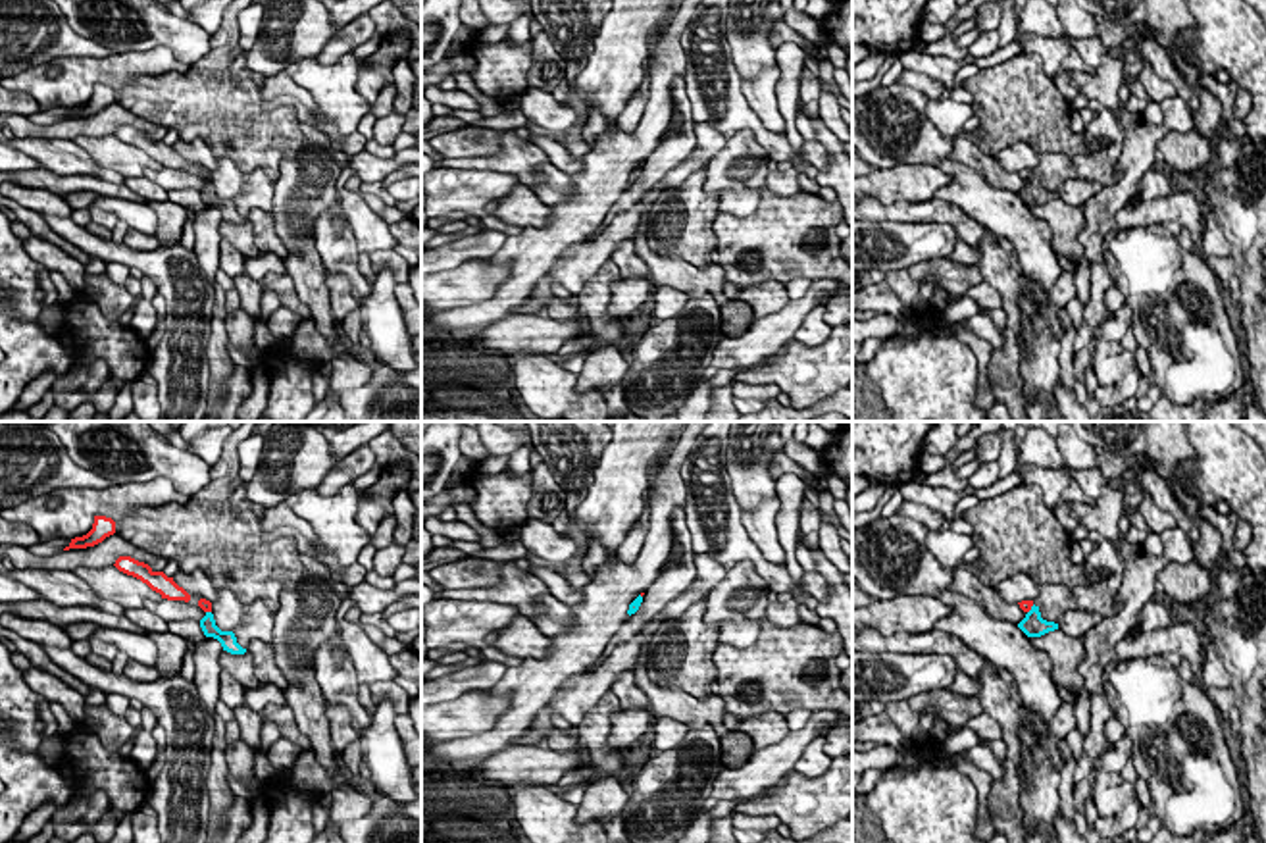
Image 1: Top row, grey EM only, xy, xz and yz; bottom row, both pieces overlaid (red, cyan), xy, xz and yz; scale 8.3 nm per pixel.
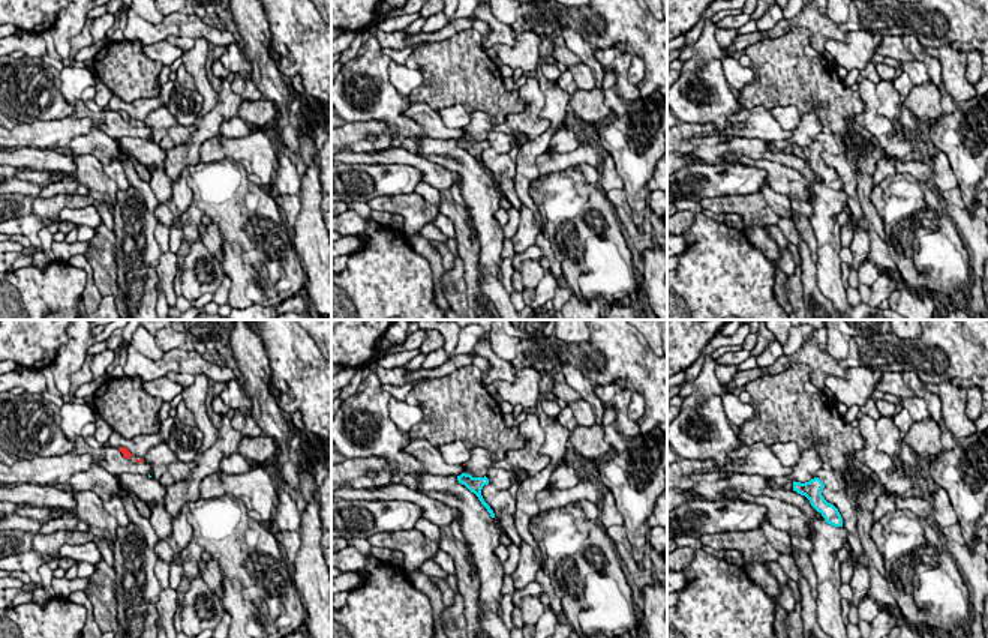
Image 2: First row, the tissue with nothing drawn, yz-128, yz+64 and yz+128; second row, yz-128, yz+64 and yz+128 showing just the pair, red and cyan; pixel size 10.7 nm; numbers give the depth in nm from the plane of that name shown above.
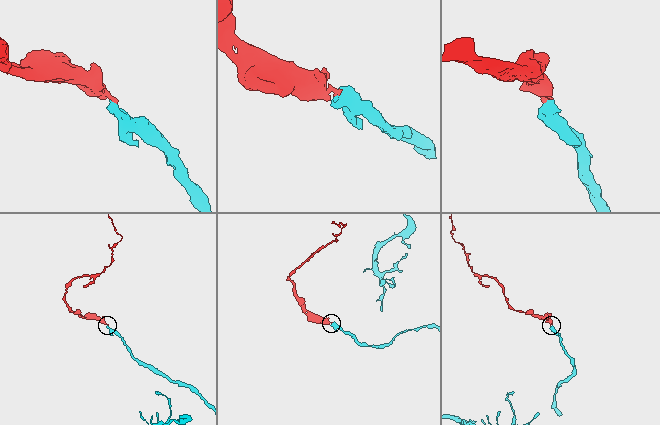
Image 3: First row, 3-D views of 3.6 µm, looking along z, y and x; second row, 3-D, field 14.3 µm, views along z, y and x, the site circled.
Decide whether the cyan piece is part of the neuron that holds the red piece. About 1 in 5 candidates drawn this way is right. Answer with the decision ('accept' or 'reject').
accept

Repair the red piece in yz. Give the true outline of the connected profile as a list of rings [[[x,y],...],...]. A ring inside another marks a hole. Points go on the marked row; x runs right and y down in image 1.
[[[1022,600],[1018,604],[1025,612],[1025,618],[1018,624],[1018,627],[1027,637],[1041,637],[1049,631],[1058,629],[1058,624],[1047,622],[1047,620],[1041,618],[1039,606],[1035,606],[1033,600]]]

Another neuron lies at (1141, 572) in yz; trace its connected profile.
[[[1124,514],[1118,522],[1122,531],[1118,552],[1124,560],[1126,572],[1116,595],[1116,602],[1122,608],[1114,616],[1102,618],[1083,635],[1085,658],[1077,672],[1083,677],[1085,689],[1097,695],[1104,695],[1104,668],[1118,662],[1118,641],[1137,624],[1143,606],[1154,599],[1154,583],[1168,564],[1164,558],[1149,554],[1143,545],[1131,545],[1124,537],[1129,525],[1131,518]]]

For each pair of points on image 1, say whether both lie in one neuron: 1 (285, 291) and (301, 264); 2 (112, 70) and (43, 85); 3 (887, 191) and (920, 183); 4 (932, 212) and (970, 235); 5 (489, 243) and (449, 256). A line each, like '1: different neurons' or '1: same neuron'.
1: different neurons
2: same neuron
3: same neuron
4: same neuron
5: same neuron

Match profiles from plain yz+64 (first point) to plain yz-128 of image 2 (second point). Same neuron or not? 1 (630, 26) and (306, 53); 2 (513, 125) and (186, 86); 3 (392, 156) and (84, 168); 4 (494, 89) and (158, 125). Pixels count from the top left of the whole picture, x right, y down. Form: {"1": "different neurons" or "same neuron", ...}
{"1": "same neuron", "2": "same neuron", "3": "different neurons", "4": "different neurons"}

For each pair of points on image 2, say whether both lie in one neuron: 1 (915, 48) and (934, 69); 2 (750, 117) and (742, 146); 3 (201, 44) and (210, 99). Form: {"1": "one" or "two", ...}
{"1": "one", "2": "two", "3": "one"}

